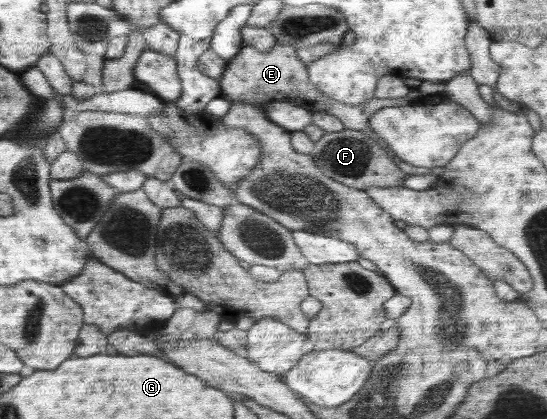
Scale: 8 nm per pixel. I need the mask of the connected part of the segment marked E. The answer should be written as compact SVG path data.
M276 41L274 46L266 52L260 52L250 45L242 45L238 54L228 61L227 67L218 79L218 83L221 88L220 95L231 101L247 101L248 99L254 99L255 101L267 100L268 103L272 101L288 101L294 105L306 108L311 113L327 112L339 118L346 129L362 131L368 137L374 139L380 147L386 150L386 153L389 154L392 161L398 166L398 169L402 170L407 176L431 174L430 168L412 166L412 164L397 158L390 146L388 146L388 143L382 140L369 126L370 117L377 110L388 108L389 106L406 106L418 101L422 98L422 93L419 89L412 89L404 98L372 98L357 105L344 104L344 102L334 100L327 94L320 92L309 79L307 65L298 58L296 49L280 41Z

